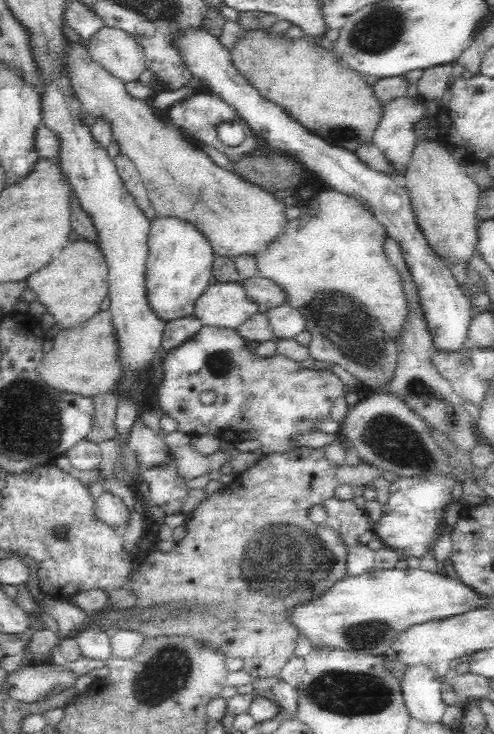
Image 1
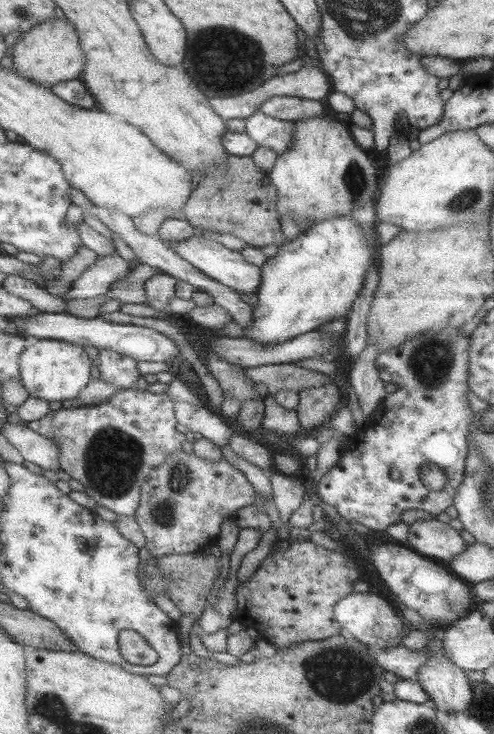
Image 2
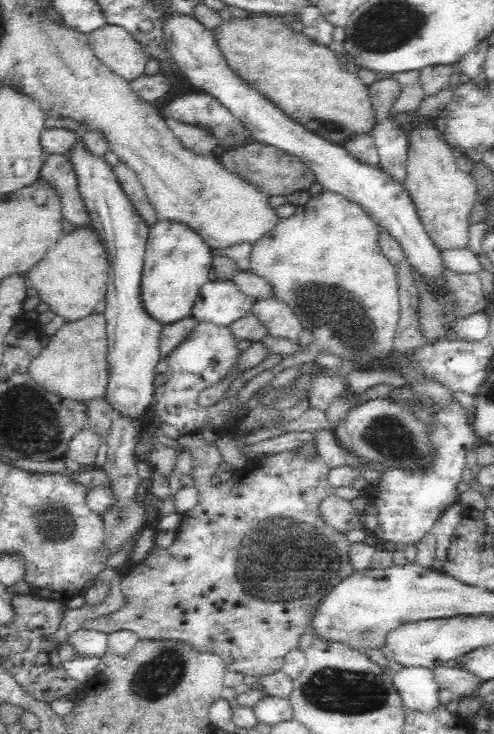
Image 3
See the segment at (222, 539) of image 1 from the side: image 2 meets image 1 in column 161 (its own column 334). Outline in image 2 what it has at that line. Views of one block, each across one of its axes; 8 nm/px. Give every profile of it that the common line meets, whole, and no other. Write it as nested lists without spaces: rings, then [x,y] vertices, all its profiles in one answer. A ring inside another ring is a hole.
[[[305,539],[290,540],[289,545],[286,553],[273,549],[249,580],[237,581],[235,584],[237,607],[233,618],[245,627],[254,628],[260,637],[273,644],[277,650],[344,634],[342,624],[336,618],[336,606],[345,596],[352,594],[361,576],[359,564],[345,553],[328,550]]]

